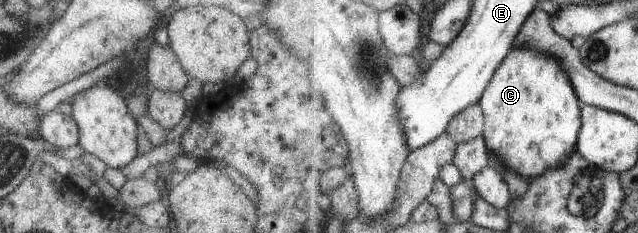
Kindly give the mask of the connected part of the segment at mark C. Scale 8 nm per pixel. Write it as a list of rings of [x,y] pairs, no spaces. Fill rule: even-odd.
[[[533,47],[512,49],[493,76],[480,104],[486,121],[483,135],[490,153],[499,155],[503,165],[525,177],[527,183],[541,179],[541,175],[553,171],[555,167],[565,167],[565,163],[575,155],[583,125],[583,103],[575,91],[569,72],[565,71],[561,60],[555,55],[541,53]]]

